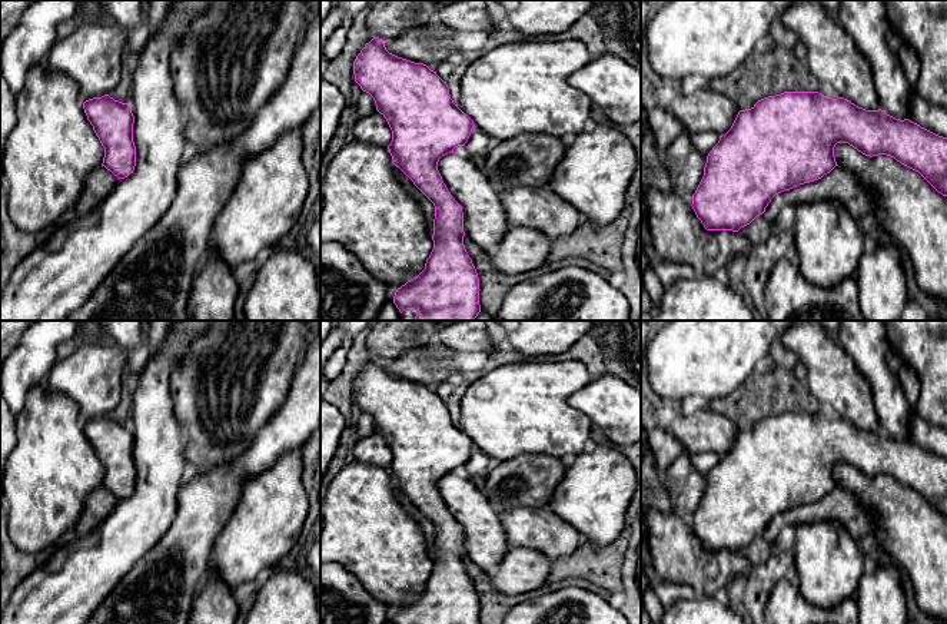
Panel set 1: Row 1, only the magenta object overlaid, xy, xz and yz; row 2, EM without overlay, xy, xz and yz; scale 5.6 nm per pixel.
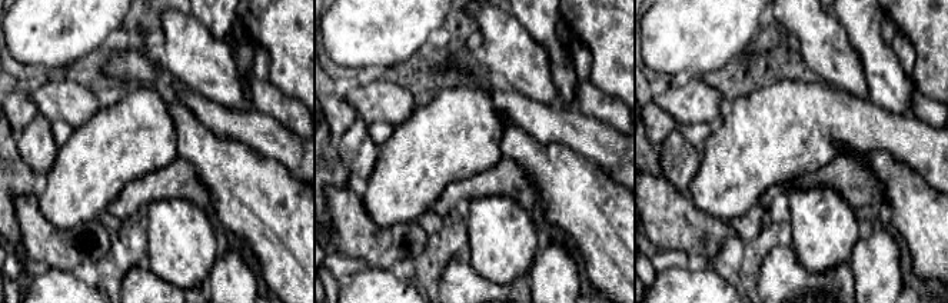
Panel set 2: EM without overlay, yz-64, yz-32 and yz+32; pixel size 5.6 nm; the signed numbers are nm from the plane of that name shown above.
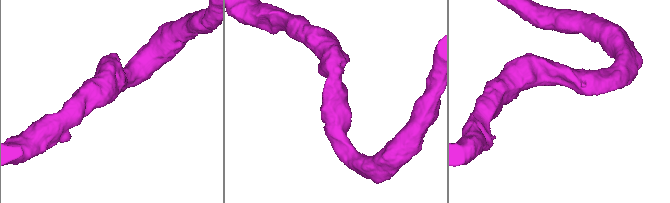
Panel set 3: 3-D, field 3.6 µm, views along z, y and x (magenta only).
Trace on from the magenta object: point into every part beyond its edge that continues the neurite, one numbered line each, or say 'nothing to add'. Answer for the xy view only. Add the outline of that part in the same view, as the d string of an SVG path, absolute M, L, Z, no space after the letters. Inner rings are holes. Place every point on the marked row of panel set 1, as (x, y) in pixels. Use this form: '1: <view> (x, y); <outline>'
1: xy (99, 183); M104 166L93 169L83 185L82 195L73 209L74 216L84 216L99 206L114 189L119 179Z

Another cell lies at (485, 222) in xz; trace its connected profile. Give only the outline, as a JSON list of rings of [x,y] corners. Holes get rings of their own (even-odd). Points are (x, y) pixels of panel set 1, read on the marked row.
[[[455,153],[442,156],[438,170],[462,206],[465,236],[486,252],[494,249],[511,228],[499,192],[472,160]]]

